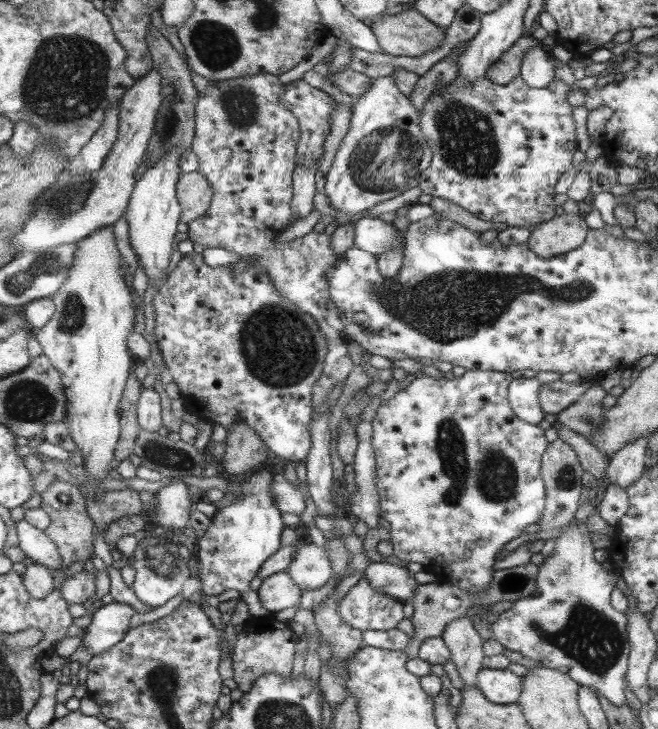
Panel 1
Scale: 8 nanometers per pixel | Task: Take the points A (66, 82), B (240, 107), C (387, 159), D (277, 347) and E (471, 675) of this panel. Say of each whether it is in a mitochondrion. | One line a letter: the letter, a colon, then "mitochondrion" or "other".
A: mitochondrion
B: mitochondrion
C: mitochondrion
D: mitochondrion
E: other

